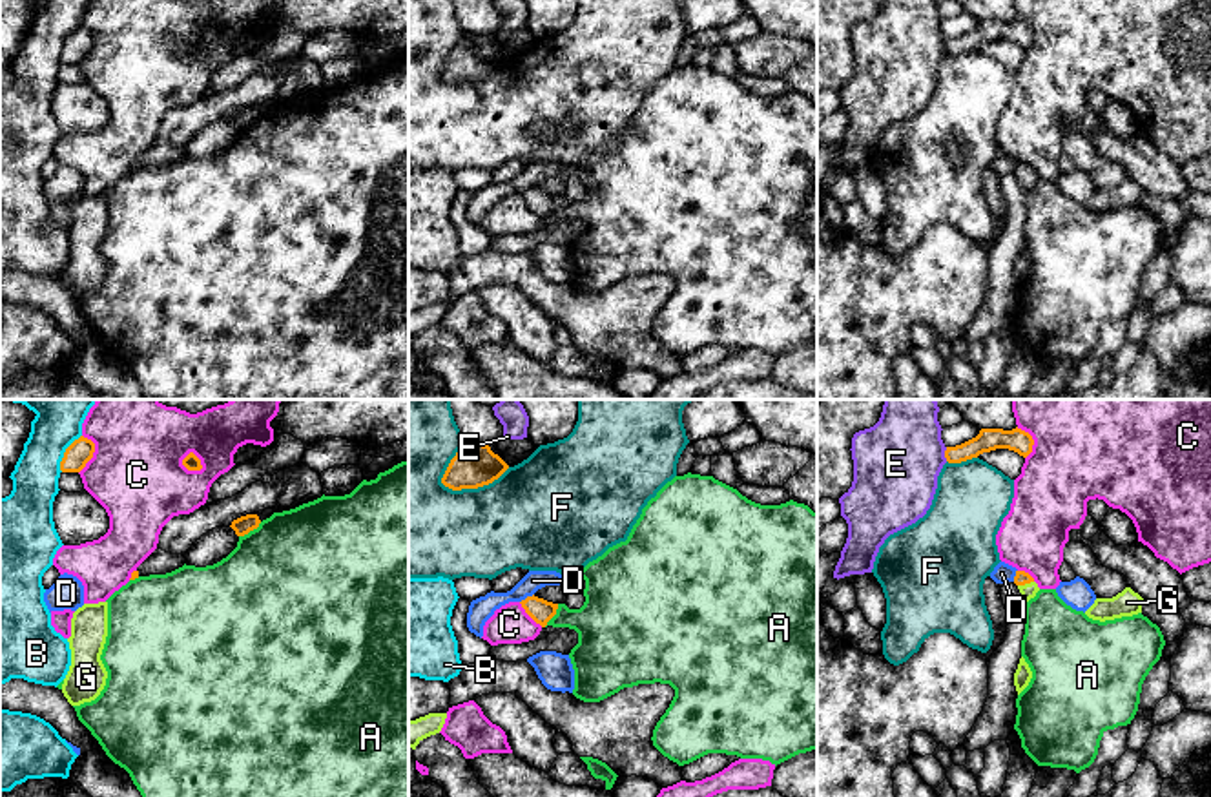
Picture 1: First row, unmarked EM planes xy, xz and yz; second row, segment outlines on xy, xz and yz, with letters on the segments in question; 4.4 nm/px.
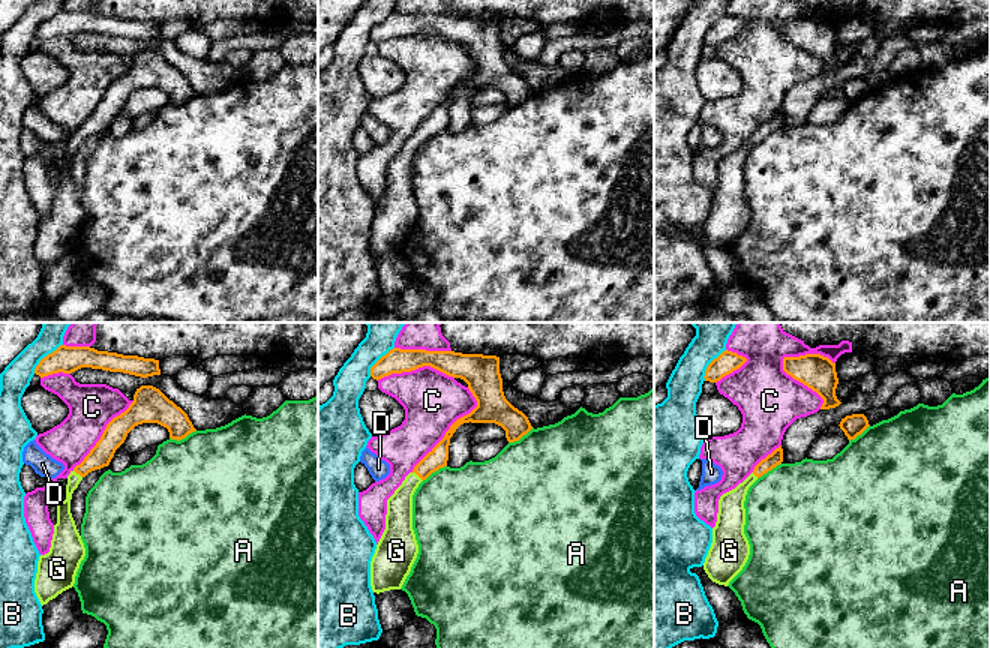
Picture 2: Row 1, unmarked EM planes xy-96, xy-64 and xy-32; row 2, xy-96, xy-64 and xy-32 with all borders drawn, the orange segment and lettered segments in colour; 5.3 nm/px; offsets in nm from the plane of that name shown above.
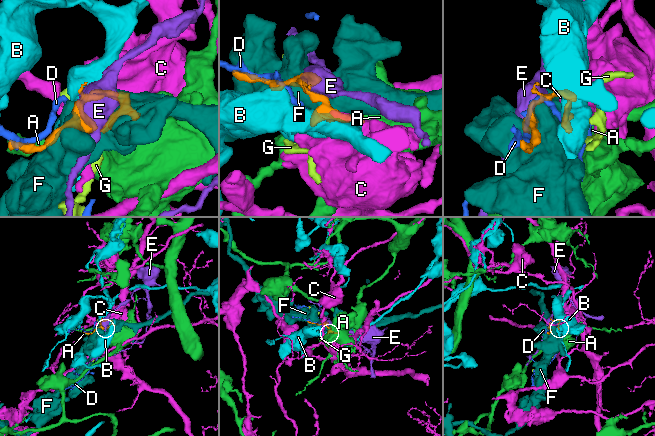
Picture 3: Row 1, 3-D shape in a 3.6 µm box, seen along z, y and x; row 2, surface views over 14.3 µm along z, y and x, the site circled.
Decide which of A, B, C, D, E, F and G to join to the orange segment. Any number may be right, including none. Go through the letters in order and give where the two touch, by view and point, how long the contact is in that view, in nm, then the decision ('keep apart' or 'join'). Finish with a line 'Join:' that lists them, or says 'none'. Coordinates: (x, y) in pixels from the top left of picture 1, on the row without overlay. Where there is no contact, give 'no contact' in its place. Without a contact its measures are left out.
A: meets orange in xy at (250, 121); contact 120 nm long; keep apart
B: meets orange in xy at (64, 44); contact 190 nm long; keep apart
C: meets orange in xy at (199, 53); contact 110 nm long; keep apart
D: meets orange in xz at (527, 188); contact 80 nm long; keep apart
E: meets orange in yz at (945, 46); contact 60 nm long; keep apart
F: meets orange in xz at (475, 79); contact 320 nm long; keep apart
G: meets orange in yz at (1025, 174); contact 80 nm long; join
Join: G

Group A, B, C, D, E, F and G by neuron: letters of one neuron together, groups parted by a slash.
A / B / C / D / E / F / G

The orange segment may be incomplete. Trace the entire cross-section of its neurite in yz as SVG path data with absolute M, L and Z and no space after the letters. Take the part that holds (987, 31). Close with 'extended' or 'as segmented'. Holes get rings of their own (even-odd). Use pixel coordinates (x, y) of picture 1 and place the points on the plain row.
M1018 18L1012 22L981 20L976 29L956 38L947 38L945 49L948 55L961 55L996 40L1009 40L1027 49L1032 44L1032 36L1032 27Z; as segmented

